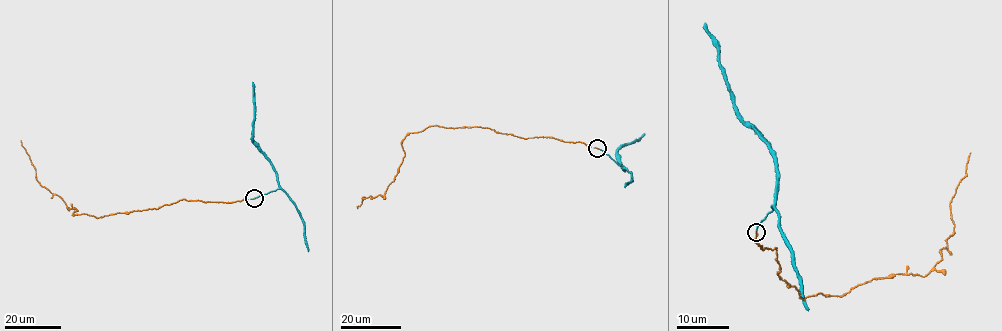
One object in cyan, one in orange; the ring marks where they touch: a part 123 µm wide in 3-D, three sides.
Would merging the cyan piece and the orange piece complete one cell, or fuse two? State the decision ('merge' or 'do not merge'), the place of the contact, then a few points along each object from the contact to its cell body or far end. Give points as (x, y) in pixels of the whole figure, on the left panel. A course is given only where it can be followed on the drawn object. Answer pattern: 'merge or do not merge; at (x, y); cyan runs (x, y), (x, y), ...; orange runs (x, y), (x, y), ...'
merge; at (254, 198); cyan runs (254, 198), (279, 189), (279, 184), (270, 160), (253, 141), (252, 82); orange runs (254, 198), (182, 199), (156, 209), (95, 217), (73, 214), (76, 208), (69, 210), (36, 179), (20, 140)

